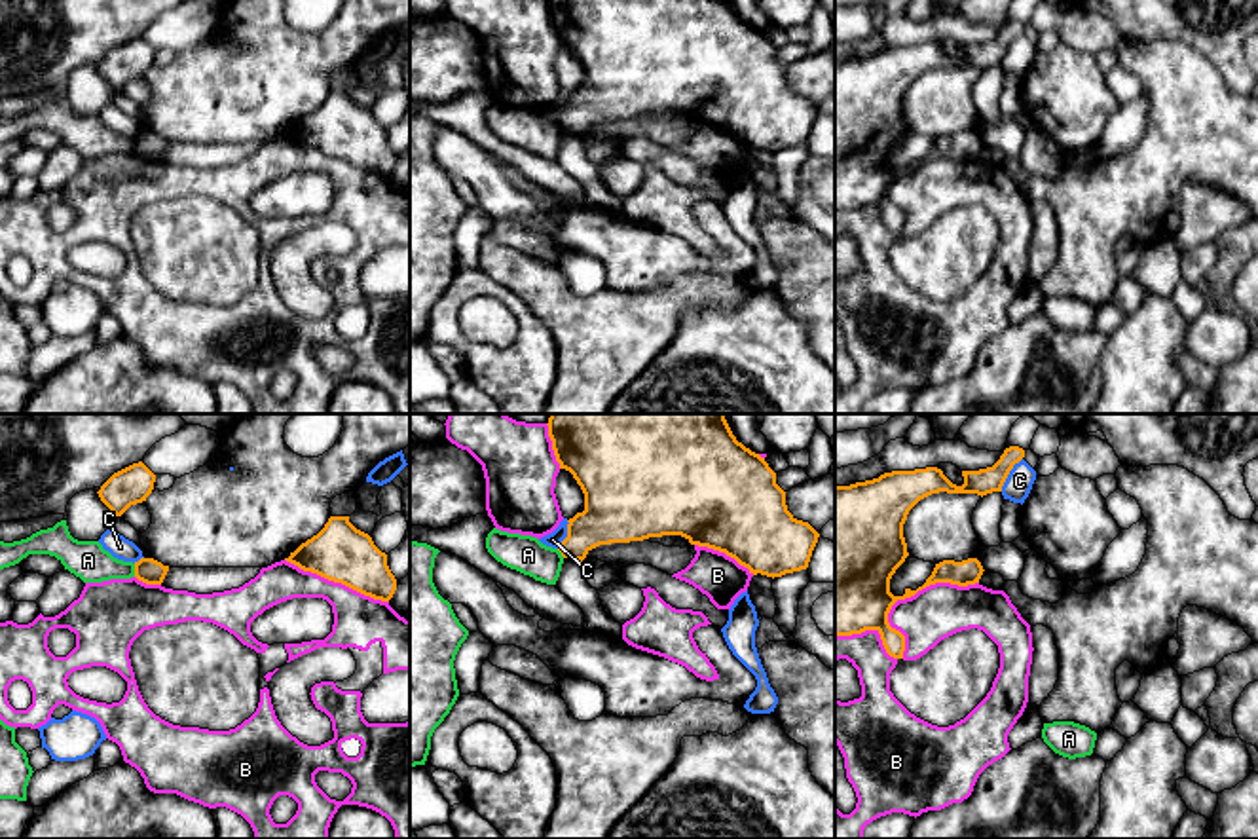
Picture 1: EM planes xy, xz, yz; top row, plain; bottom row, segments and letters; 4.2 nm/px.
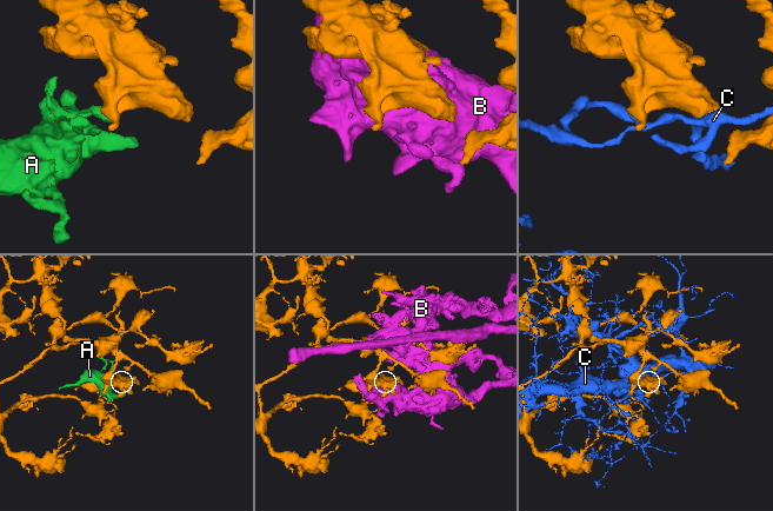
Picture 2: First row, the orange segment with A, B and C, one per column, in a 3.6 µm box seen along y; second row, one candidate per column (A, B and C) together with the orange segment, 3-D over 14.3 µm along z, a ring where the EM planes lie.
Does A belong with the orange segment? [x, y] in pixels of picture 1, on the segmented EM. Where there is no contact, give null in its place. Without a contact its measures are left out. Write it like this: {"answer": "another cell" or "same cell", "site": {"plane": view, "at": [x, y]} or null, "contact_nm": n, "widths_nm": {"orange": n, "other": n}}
{"answer": "another cell", "site": {"plane": "xy", "at": [135, 570]}, "contact_nm": 60, "widths_nm": {"orange": 110, "other": 160}}

